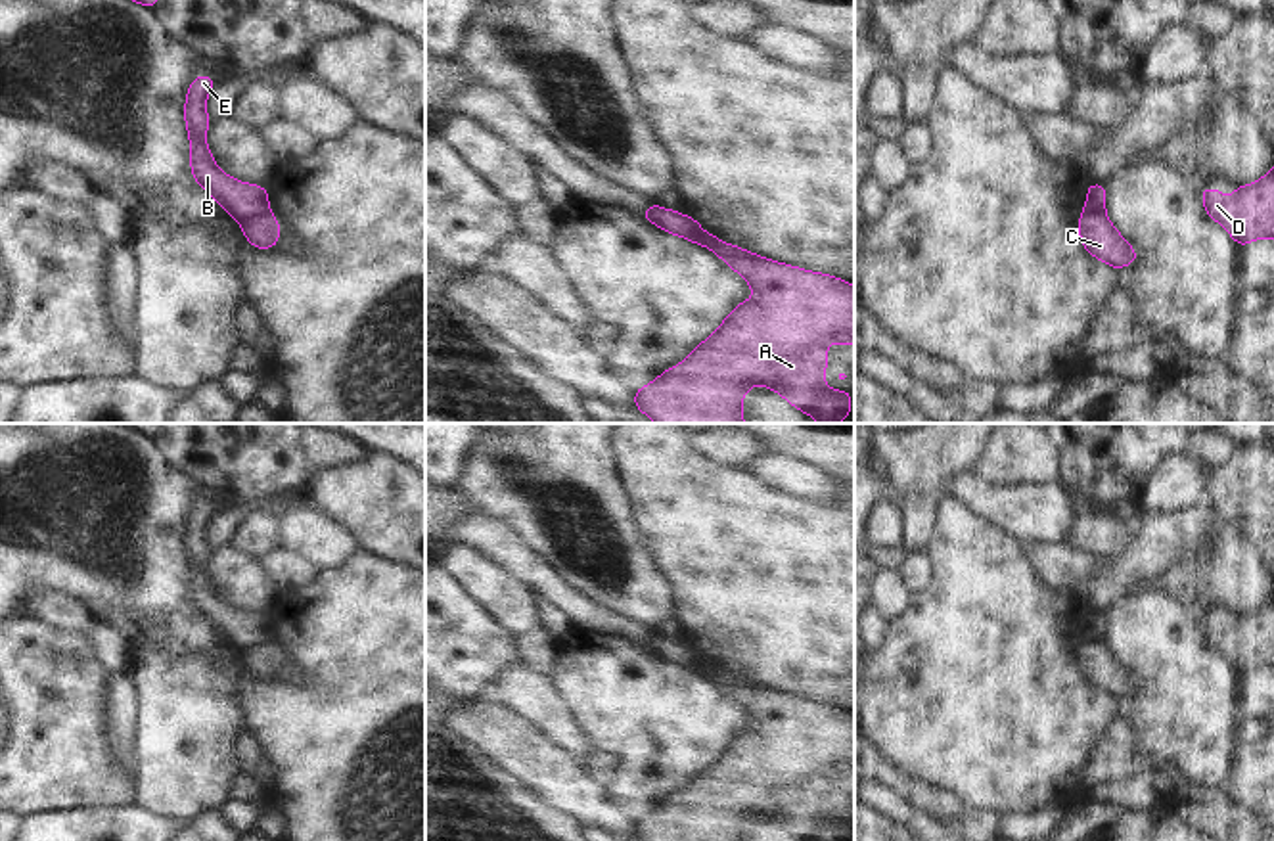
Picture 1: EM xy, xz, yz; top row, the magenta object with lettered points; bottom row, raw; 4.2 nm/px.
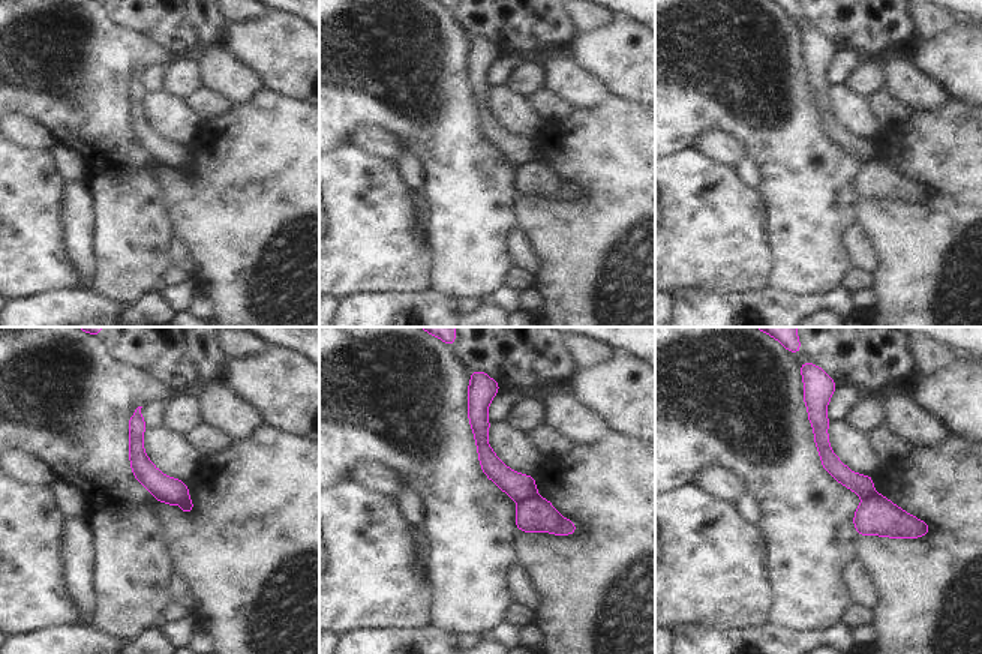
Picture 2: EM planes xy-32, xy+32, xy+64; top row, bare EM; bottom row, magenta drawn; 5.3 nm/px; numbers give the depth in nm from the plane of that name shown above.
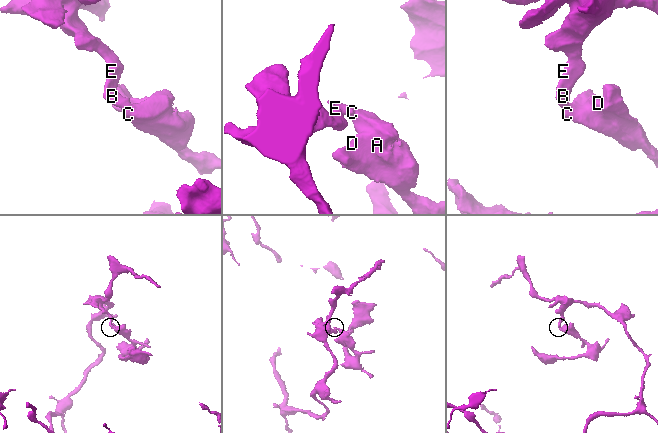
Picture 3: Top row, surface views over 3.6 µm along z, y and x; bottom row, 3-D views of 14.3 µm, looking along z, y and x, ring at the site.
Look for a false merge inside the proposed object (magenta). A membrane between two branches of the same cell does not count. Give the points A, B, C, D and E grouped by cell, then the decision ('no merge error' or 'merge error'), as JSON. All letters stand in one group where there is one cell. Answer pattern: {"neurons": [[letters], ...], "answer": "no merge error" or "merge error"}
{"neurons": [["A", "C", "D"], ["B", "E"]], "answer": "merge error"}

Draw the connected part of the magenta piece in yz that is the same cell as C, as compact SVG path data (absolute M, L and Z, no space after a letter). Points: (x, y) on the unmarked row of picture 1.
M1082 642L1079 648L1079 663L1084 678L1113 697L1132 693L1138 684L1132 674L1113 657L1103 642Z

